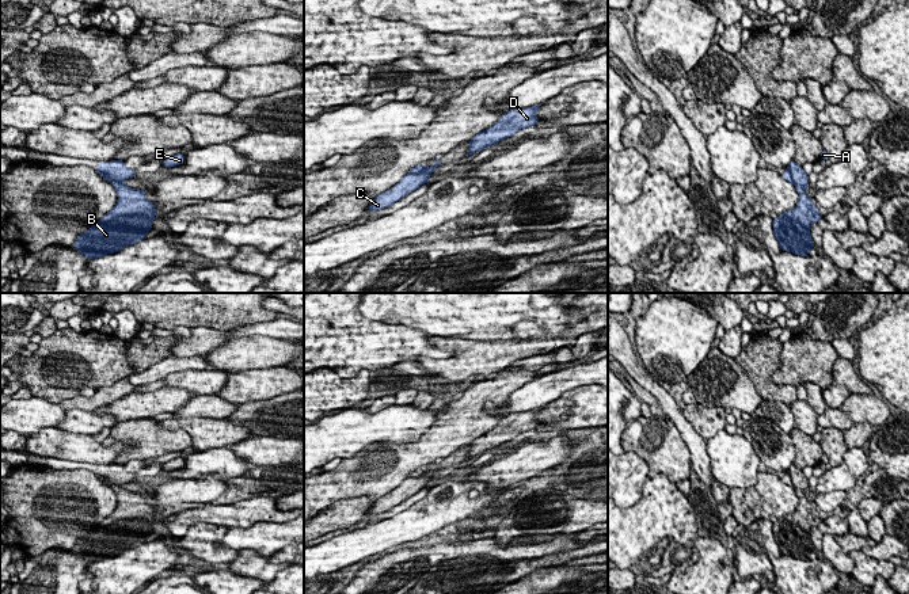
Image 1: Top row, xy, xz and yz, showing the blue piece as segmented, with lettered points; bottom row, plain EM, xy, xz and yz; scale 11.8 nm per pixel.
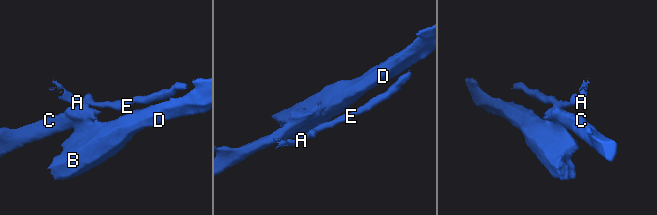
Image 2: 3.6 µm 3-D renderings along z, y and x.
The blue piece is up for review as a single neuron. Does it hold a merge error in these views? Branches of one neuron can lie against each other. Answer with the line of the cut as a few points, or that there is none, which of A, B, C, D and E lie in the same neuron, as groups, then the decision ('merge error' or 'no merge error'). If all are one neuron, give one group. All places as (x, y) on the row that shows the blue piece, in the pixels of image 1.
yz (786, 168), (791, 179), (805, 189) | A B D E / C | merge error

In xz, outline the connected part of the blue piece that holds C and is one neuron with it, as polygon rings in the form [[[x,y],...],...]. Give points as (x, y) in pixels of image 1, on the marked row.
[[[436,159],[436,164],[431,167],[425,165],[423,171],[421,174],[407,174],[403,176],[403,179],[396,183],[391,190],[384,191],[383,194],[379,194],[370,206],[368,207],[368,212],[377,212],[383,210],[392,203],[400,201],[402,198],[407,197],[410,193],[419,189],[422,184],[429,183],[429,176],[433,171],[436,171],[441,164],[440,159]]]

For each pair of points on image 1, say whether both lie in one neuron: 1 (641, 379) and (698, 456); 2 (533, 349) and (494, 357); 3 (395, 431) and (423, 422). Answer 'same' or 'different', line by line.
1: same
2: same
3: same

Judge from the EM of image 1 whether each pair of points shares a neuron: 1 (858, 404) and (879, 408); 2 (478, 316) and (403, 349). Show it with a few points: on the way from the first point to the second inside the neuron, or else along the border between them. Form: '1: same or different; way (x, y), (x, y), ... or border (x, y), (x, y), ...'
1: same; way (863, 408), (874, 408)
2: same; way (459, 316), (436, 316), (422, 330)

